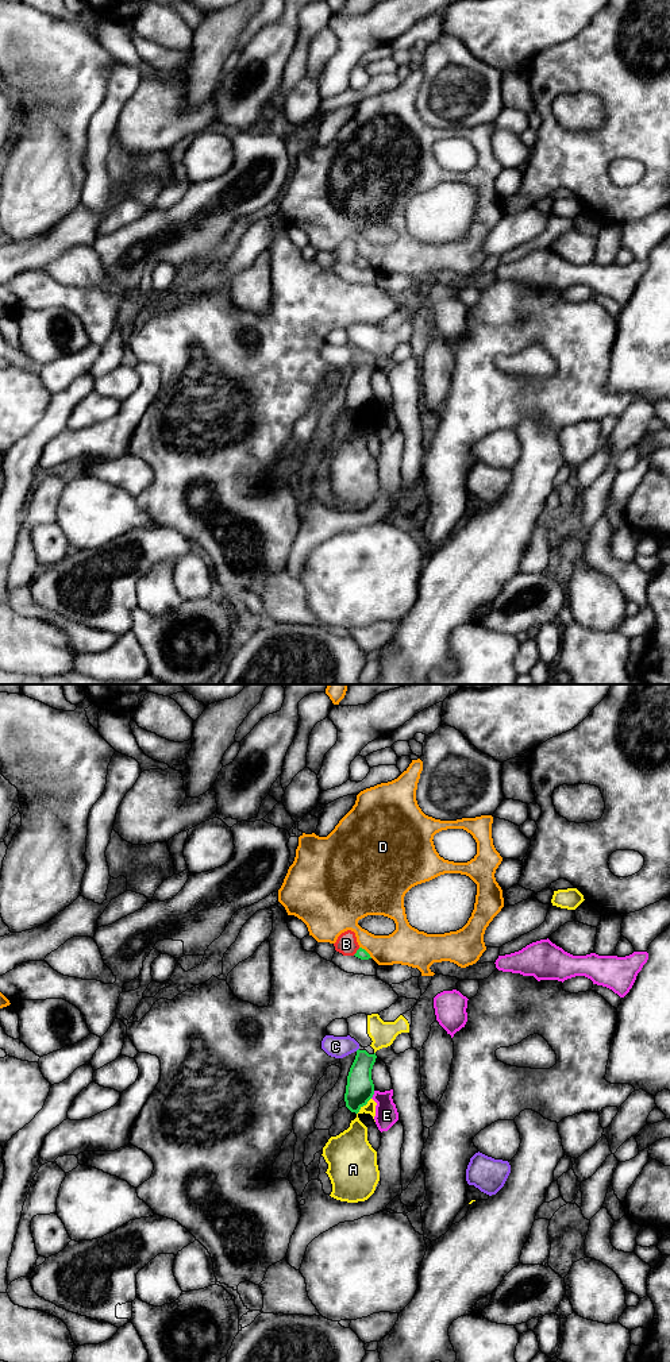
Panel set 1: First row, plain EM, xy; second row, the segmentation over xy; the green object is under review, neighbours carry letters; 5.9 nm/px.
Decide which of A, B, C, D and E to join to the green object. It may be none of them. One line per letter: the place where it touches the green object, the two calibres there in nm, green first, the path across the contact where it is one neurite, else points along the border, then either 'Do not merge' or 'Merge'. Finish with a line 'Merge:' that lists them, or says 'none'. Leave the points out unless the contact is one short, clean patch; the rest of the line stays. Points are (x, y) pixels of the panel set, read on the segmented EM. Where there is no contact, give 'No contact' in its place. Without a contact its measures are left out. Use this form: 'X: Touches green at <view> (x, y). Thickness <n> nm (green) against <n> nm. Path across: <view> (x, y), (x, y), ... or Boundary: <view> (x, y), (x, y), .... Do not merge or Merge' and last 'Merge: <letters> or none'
A: Touches green at xy (364, 1104). Thickness 170 nm (green) against 190 nm. Do not merge
B: Touches green at xy (357, 952). Thickness 70 nm (green) against 130 nm. Path across: xy (361, 953), (357, 952), (346, 944). Merge
C: No contact. Do not merge
D: Touches green at xy (366, 952). Thickness 70 nm (green) against 220 nm. Do not merge
E: Touches green at xy (373, 1094). Thickness 170 nm (green) against 140 nm. Do not merge
Merge: B

